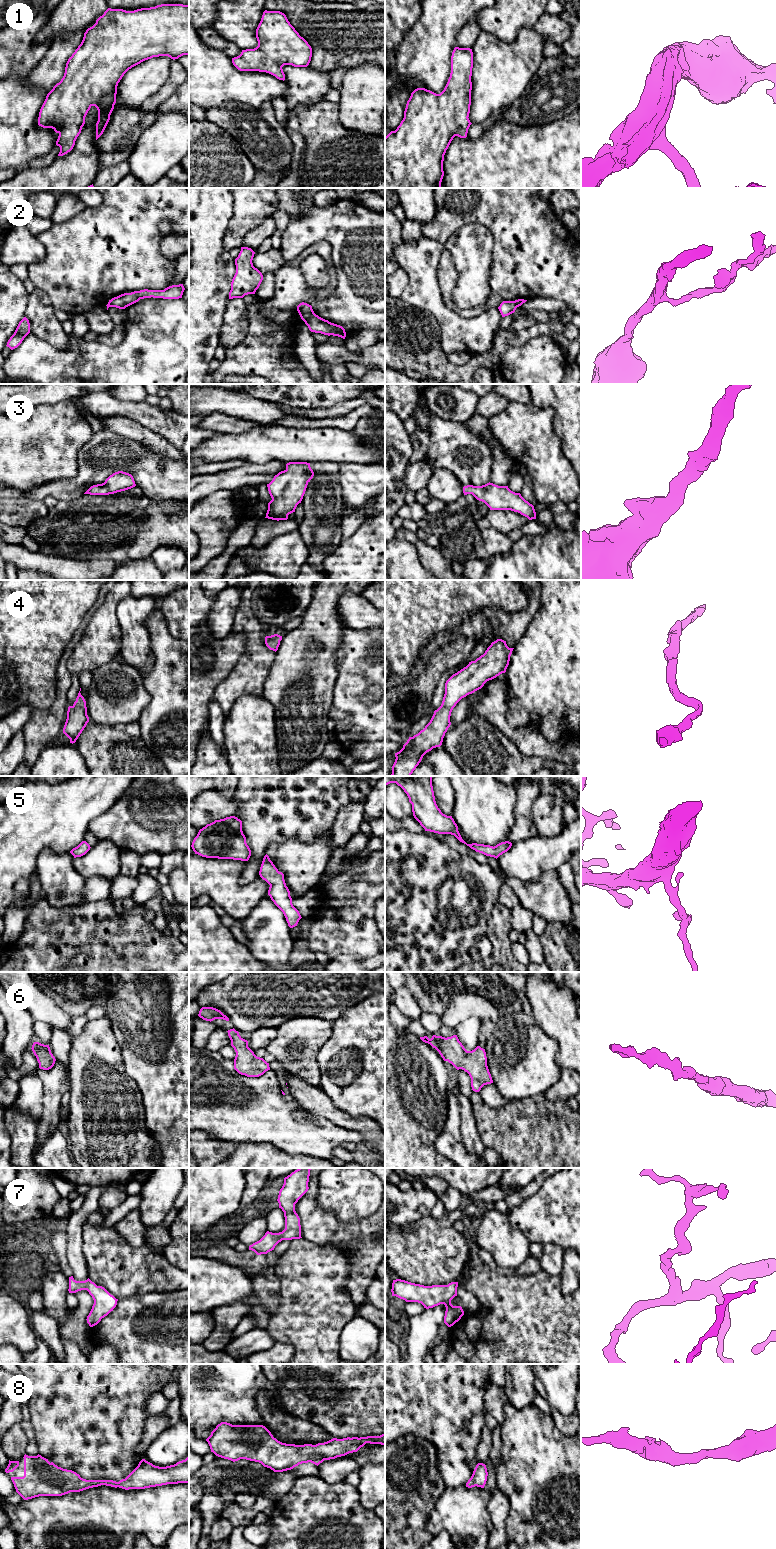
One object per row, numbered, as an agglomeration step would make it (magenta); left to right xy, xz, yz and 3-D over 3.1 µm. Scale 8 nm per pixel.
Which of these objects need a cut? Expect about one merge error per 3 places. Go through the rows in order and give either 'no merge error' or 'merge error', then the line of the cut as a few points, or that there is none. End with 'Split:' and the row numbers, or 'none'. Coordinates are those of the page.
1: no merge error | no cut
2: merge error | xz (314, 313), (304, 321)
3: no merge error | no cut
4: no merge error | no cut
5: no merge error | no cut
6: no merge error | no cut
7: no merge error | no cut
8: no merge error | no cut
Split: 2

